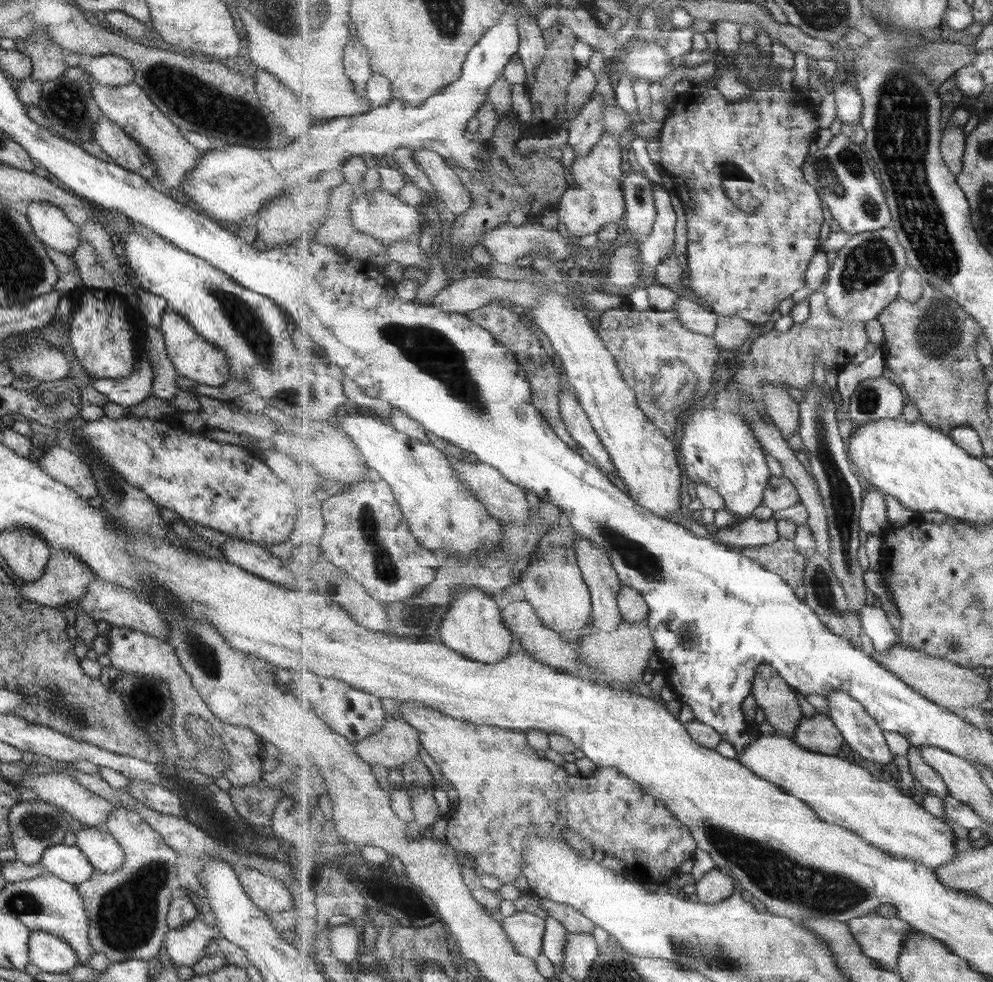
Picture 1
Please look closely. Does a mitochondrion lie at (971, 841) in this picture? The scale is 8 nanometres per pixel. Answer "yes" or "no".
no

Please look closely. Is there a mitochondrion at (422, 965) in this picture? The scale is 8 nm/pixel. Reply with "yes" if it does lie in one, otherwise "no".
no

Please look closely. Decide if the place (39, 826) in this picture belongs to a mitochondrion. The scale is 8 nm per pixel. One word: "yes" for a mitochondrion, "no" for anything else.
yes

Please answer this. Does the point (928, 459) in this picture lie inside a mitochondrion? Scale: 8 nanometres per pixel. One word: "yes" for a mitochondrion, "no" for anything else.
no

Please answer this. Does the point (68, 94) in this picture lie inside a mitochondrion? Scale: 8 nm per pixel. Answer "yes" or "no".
yes

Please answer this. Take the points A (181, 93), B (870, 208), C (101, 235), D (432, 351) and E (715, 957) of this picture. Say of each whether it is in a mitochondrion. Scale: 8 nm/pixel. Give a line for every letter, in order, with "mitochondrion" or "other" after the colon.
A: mitochondrion
B: mitochondrion
C: other
D: mitochondrion
E: mitochondrion

